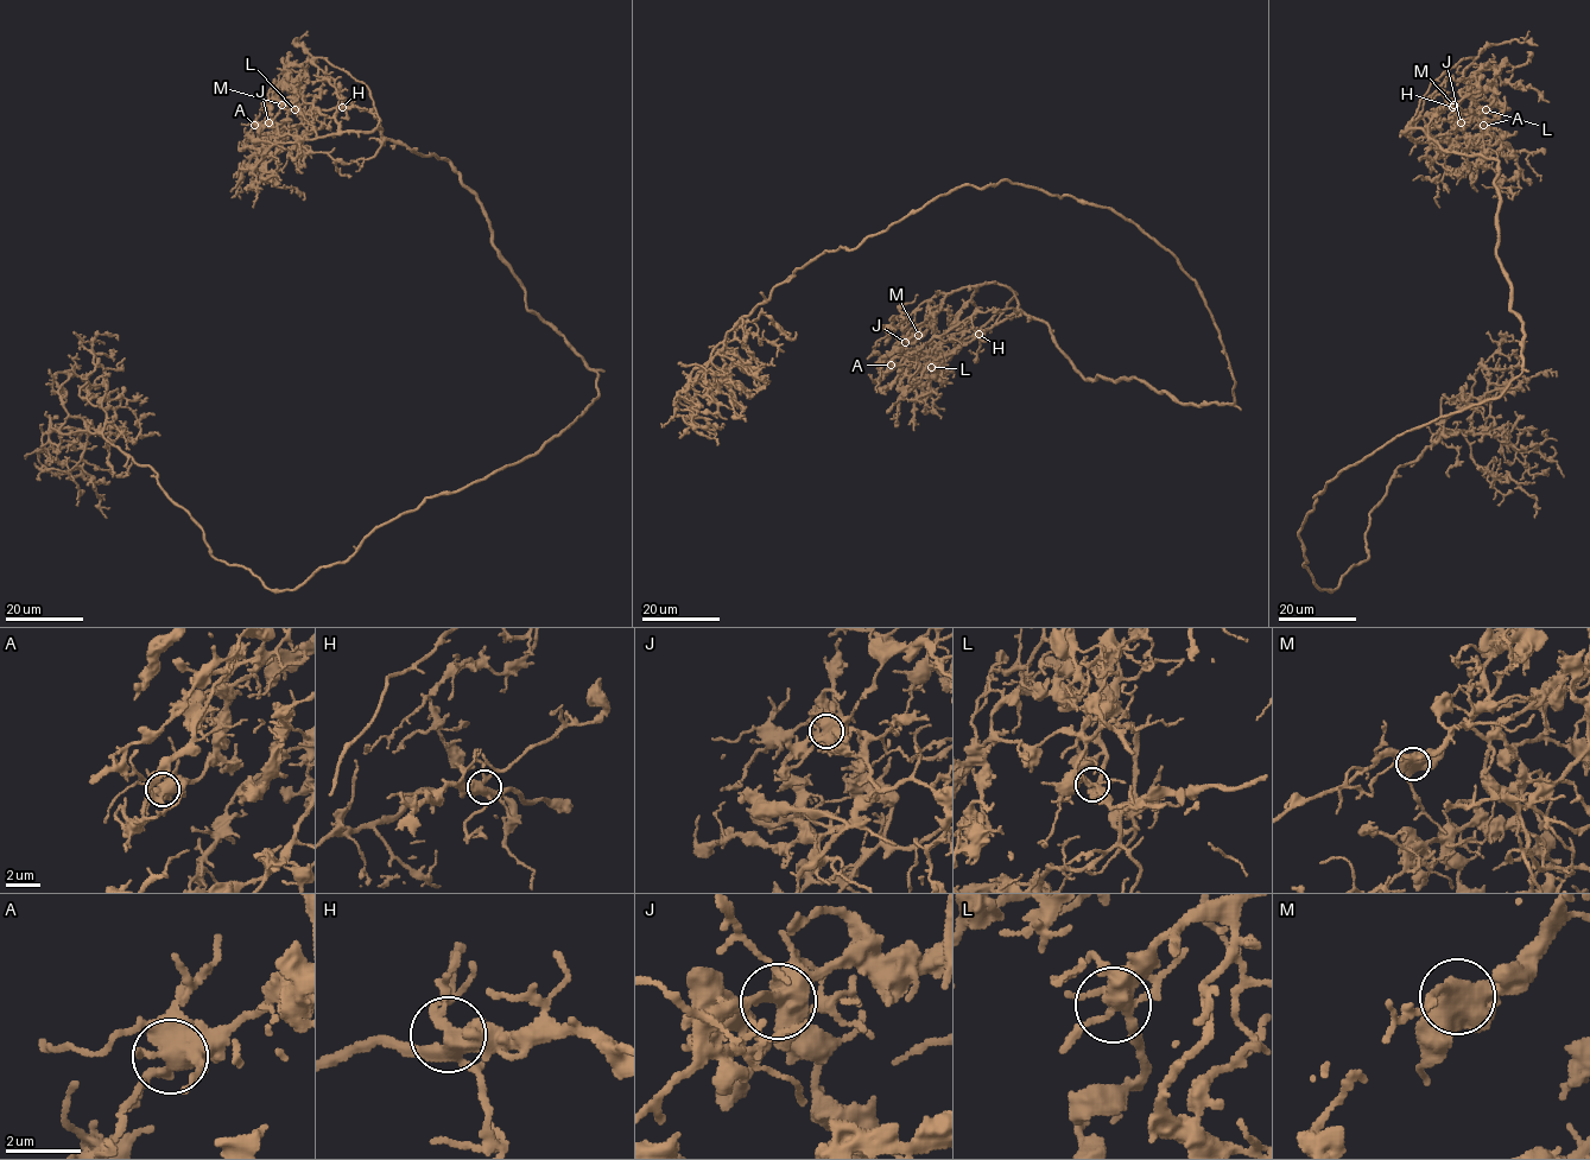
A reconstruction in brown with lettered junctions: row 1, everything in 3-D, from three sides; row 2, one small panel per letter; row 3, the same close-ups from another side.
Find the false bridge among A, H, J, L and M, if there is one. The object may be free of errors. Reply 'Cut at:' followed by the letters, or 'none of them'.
Cut at: none of them

